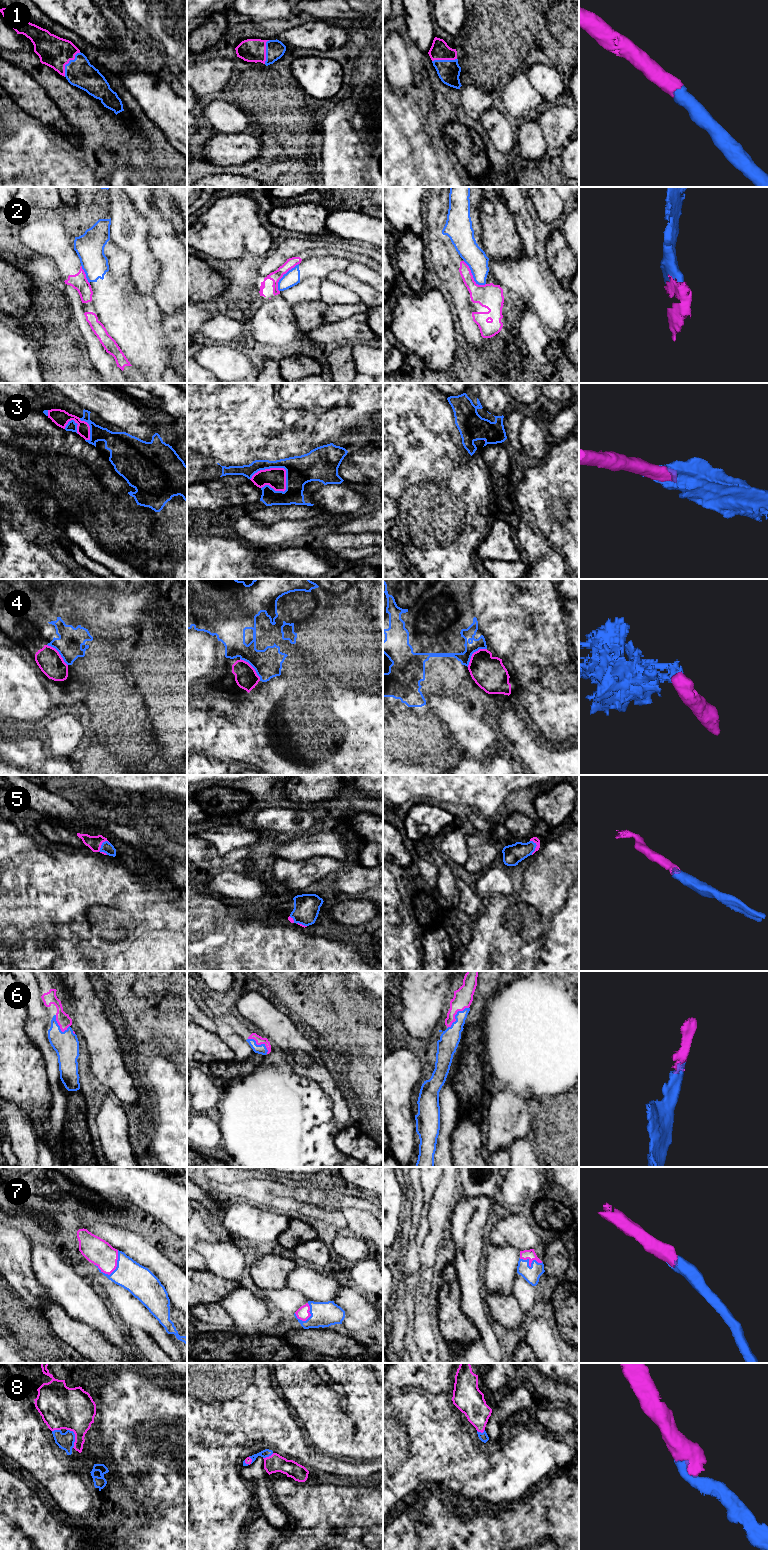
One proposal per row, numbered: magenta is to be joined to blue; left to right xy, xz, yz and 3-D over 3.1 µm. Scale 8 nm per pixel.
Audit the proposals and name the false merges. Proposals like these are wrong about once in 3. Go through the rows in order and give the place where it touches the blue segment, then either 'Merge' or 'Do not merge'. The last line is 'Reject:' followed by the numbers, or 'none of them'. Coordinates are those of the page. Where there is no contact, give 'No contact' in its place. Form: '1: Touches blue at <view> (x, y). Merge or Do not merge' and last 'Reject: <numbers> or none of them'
1: Touches blue at xy (69, 62). Merge
2: Touches blue at yz (473, 276). Do not merge
3: Touches blue at xz (277, 467). Merge
4: Touches blue at yz (473, 652). Do not merge
5: Touches blue at xy (100, 849). Merge
6: Touches blue at yz (455, 1015). Merge
7: Touches blue at xy (117, 1266). Merge
8: Touches blue at xy (74, 1437). Merge
Reject: 2, 4

